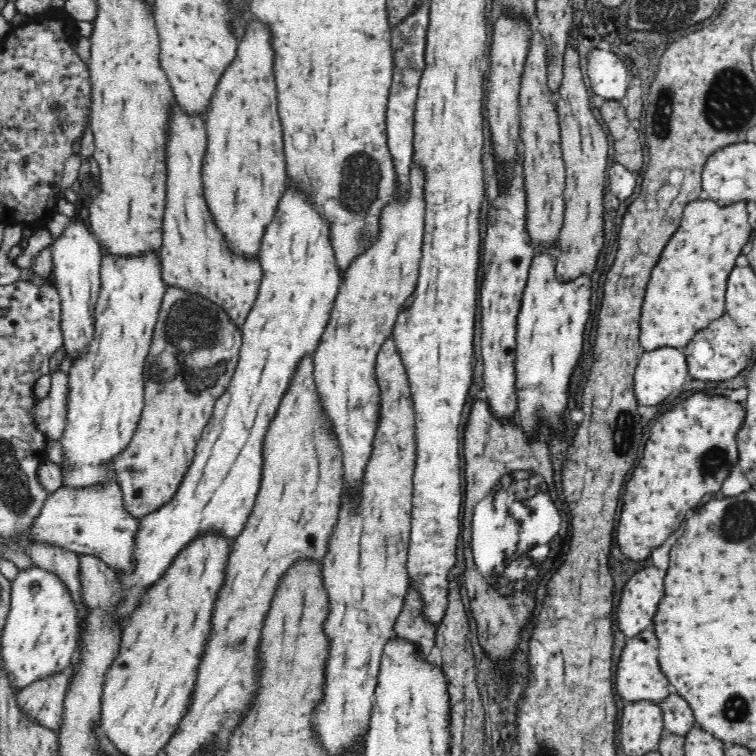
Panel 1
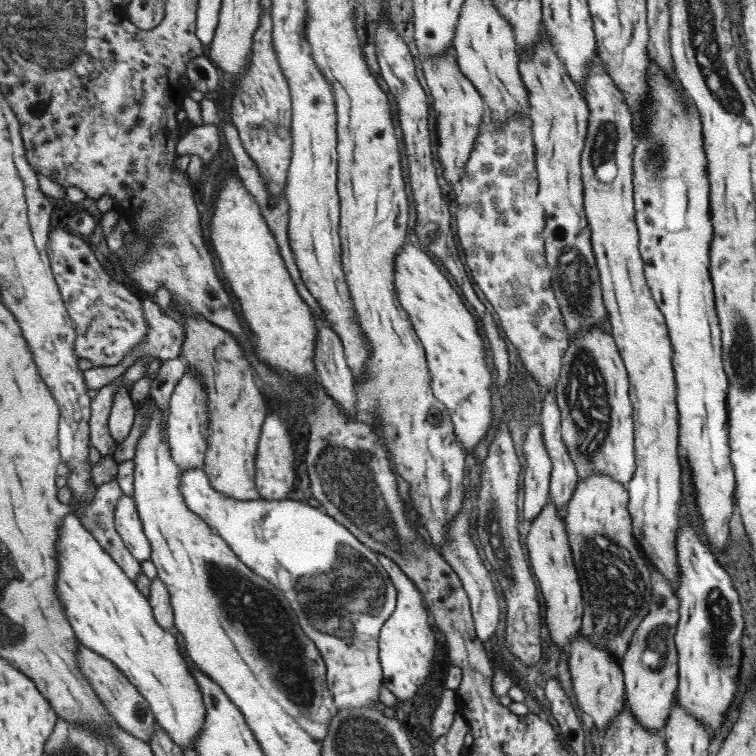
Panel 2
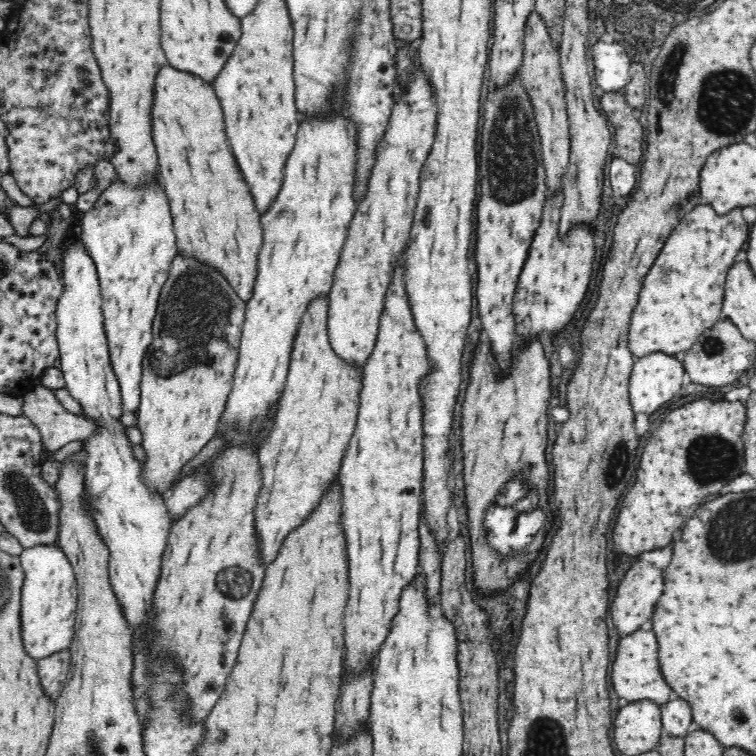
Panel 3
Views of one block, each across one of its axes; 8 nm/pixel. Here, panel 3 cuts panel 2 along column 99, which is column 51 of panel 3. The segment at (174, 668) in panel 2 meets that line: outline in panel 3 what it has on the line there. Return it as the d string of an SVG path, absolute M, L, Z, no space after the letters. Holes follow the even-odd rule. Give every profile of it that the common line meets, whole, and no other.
M56 545L24 549L19 559L24 573L20 606L22 648L36 661L69 650L78 608L77 582L72 565Z

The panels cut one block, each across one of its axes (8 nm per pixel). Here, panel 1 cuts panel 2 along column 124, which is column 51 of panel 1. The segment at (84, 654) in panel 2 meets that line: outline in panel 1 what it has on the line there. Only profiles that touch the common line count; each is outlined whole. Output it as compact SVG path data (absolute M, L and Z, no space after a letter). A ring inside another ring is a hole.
M62 673L32 683L17 692L16 705L28 719L32 719L32 723L38 723L60 736L65 711L63 704L69 689L68 679L69 676Z

